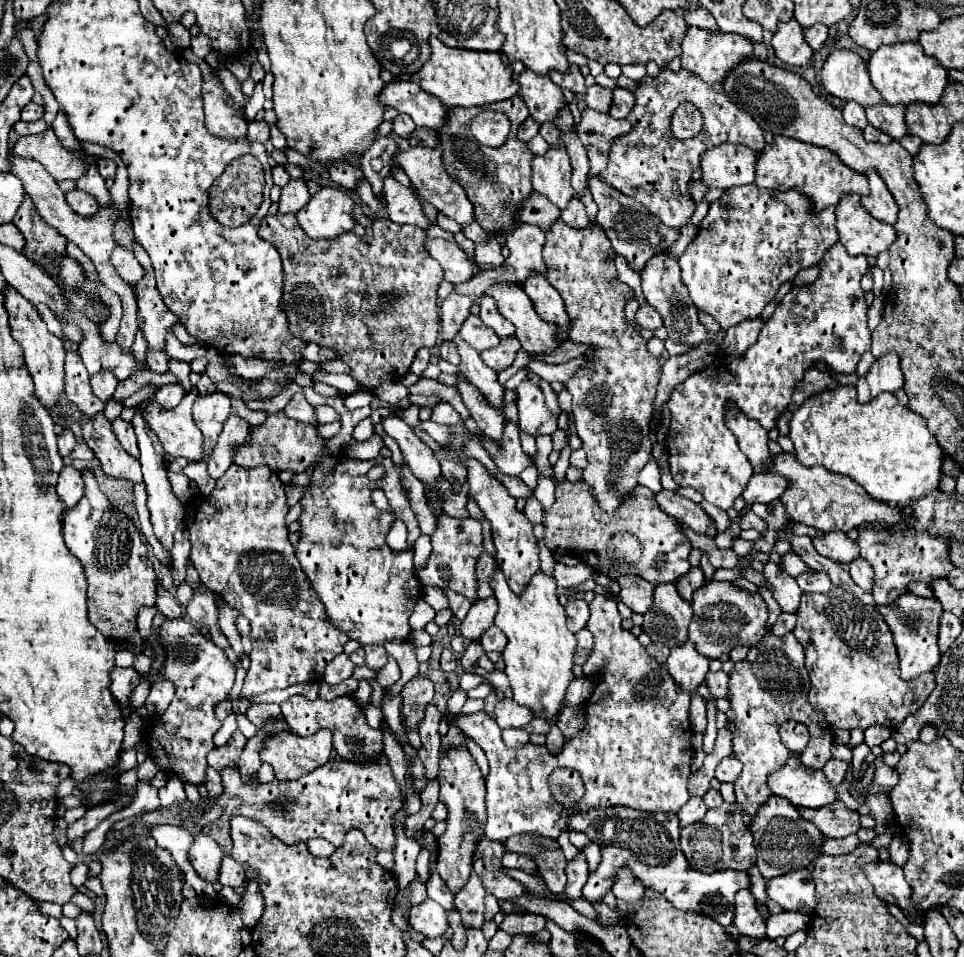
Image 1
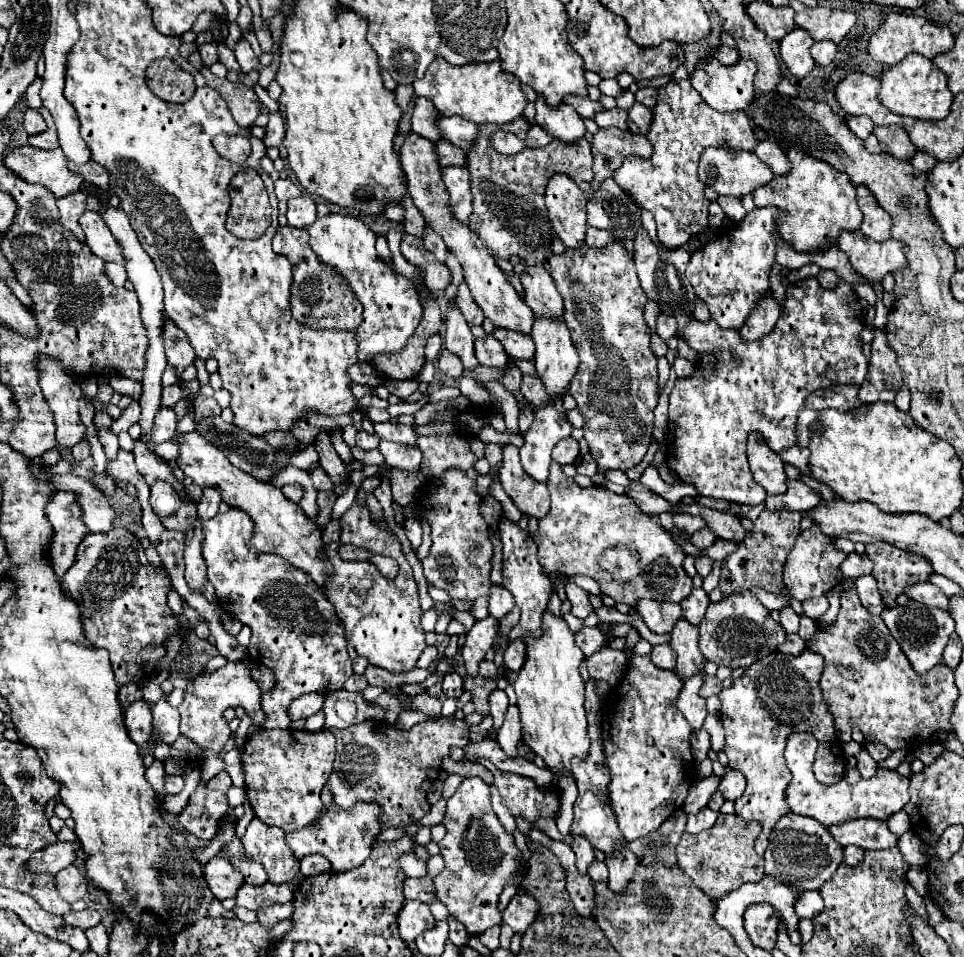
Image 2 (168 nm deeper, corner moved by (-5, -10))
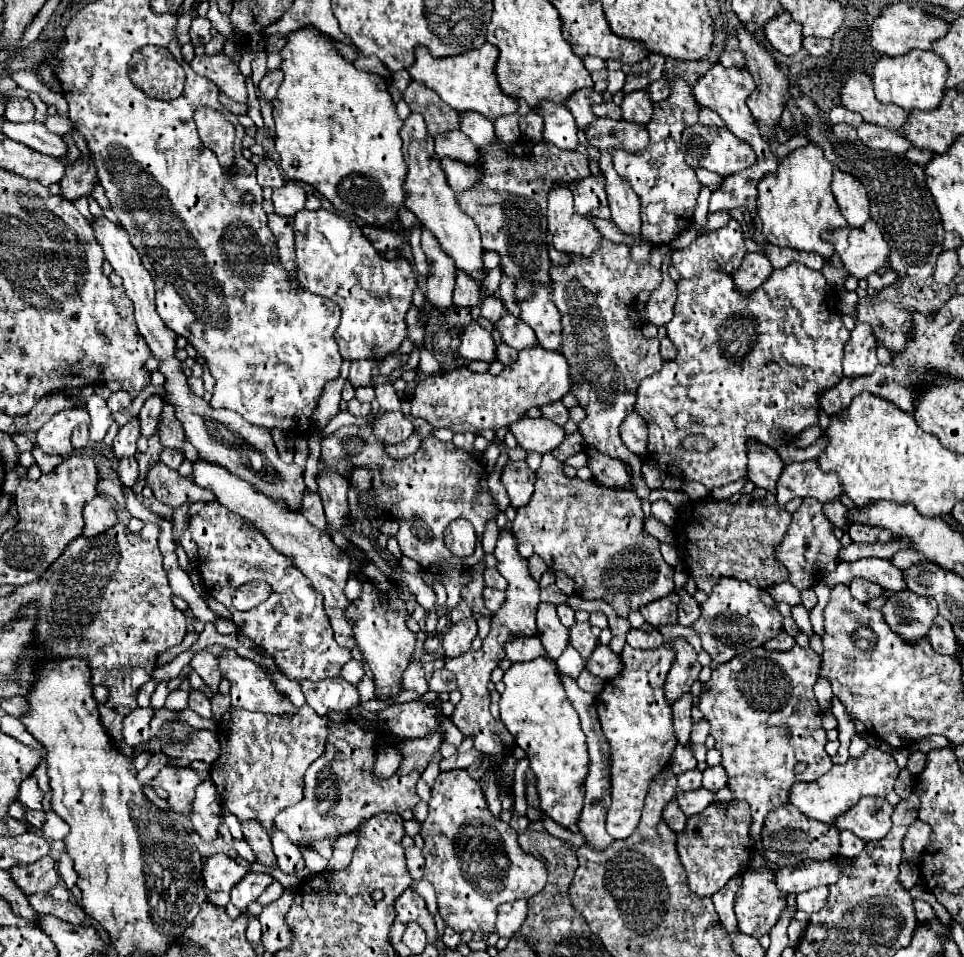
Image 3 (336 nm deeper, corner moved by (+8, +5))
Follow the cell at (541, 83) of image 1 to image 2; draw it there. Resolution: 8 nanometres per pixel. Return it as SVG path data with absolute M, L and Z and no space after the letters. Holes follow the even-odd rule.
M537 99L535 107L537 107L535 123L539 127L543 127L551 137L573 145L587 133L583 119L579 119L579 115L575 115L573 107L563 105L563 107L557 107L557 111L551 111L547 107L547 103L543 103L543 99Z

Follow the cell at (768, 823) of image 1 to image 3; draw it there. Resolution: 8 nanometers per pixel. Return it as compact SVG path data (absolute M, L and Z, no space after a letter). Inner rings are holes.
M784 804L782 808L768 812L762 826L762 844L764 858L776 866L794 866L804 860L830 860L840 854L838 830L830 824L822 824L818 820L802 816L802 812L798 812L798 808L794 808L792 804Z

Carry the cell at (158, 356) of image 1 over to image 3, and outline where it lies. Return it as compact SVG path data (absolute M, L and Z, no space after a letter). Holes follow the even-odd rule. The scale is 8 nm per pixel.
M152 394L144 402L144 406L140 410L140 420L142 420L142 430L140 432L142 432L142 436L150 438L154 434L154 430L158 426L158 416L162 412L162 404L164 404L164 400L162 400L160 394Z

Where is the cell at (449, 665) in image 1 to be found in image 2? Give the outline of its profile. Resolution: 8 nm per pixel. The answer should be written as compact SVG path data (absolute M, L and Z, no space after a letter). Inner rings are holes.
M449 673L443 677L443 693L447 697L453 697L453 699L459 699L461 693L463 693L463 679L459 673Z

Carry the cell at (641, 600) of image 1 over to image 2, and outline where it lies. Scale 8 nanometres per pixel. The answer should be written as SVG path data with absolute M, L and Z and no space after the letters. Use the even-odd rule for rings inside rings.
M643 599L637 603L637 611L653 633L671 633L675 623L683 619L683 611L677 603L655 603Z

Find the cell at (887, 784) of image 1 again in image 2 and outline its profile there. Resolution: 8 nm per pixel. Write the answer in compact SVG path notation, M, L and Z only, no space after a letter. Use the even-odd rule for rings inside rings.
M795 733L795 735L789 735L787 739L785 759L787 759L789 771L793 773L793 781L787 787L787 803L793 813L813 817L821 825L831 827L831 825L841 825L849 819L873 817L873 819L885 821L909 803L909 791L907 791L909 777L903 777L893 769L877 769L877 773L871 779L861 779L859 783L851 787L847 781L839 781L837 785L831 785L831 787L817 783L812 771L815 749L817 749L817 739L811 733Z

